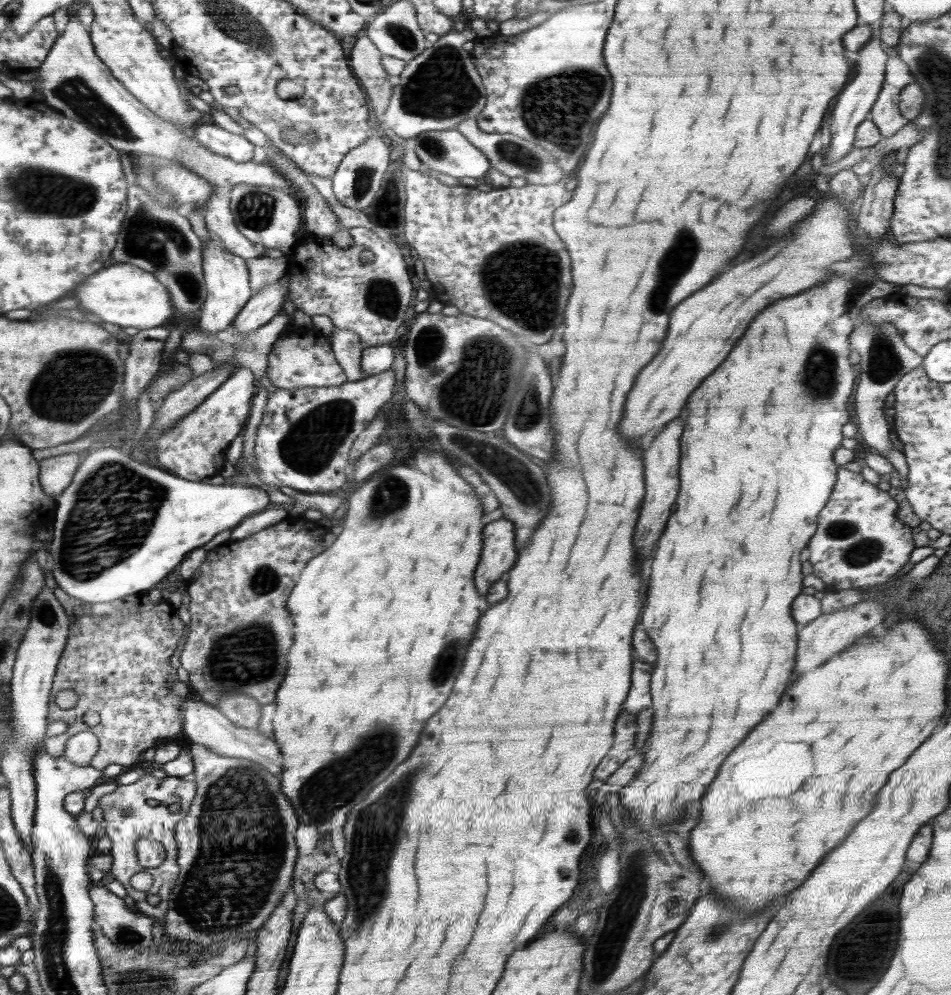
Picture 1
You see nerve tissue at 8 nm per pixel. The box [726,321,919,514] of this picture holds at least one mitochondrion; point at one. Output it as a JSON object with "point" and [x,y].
{"point":[884,360]}

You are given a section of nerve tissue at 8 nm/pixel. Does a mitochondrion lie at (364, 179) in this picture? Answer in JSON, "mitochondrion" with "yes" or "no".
{"mitochondrion":"yes"}

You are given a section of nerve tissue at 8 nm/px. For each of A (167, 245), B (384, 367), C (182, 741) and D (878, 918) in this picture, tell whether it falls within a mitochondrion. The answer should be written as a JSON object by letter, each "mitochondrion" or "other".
{"A":"mitochondrion","B":"other","C":"other","D":"other"}

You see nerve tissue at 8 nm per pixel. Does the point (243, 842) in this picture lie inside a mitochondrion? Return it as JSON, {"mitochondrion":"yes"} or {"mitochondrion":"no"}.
{"mitochondrion":"yes"}

